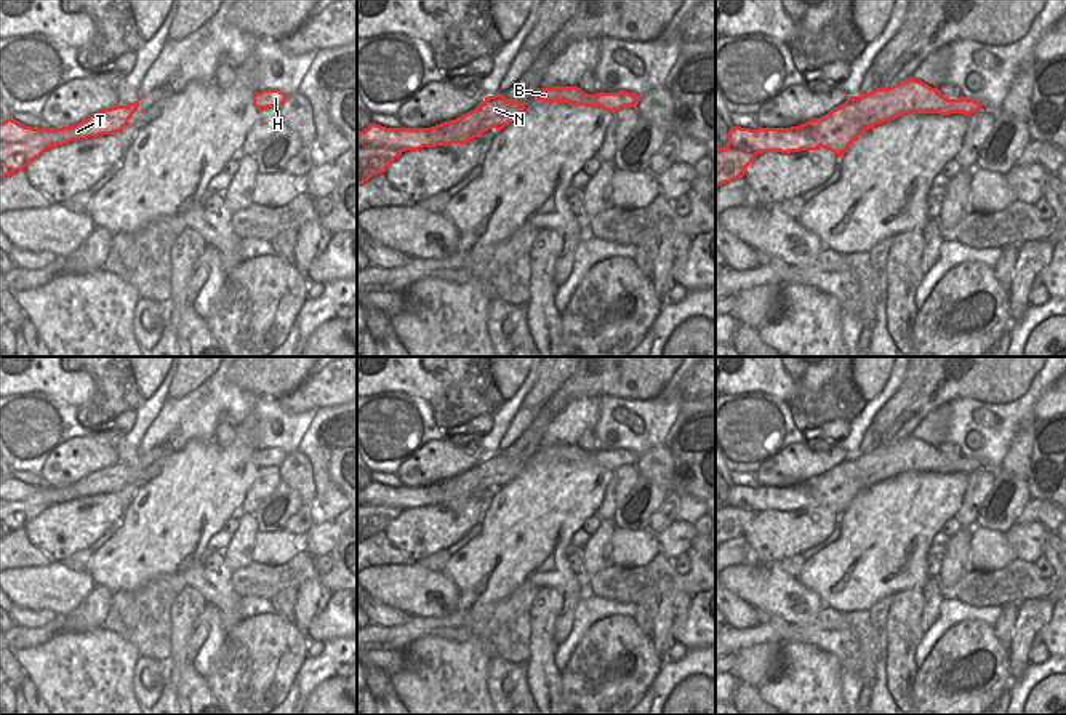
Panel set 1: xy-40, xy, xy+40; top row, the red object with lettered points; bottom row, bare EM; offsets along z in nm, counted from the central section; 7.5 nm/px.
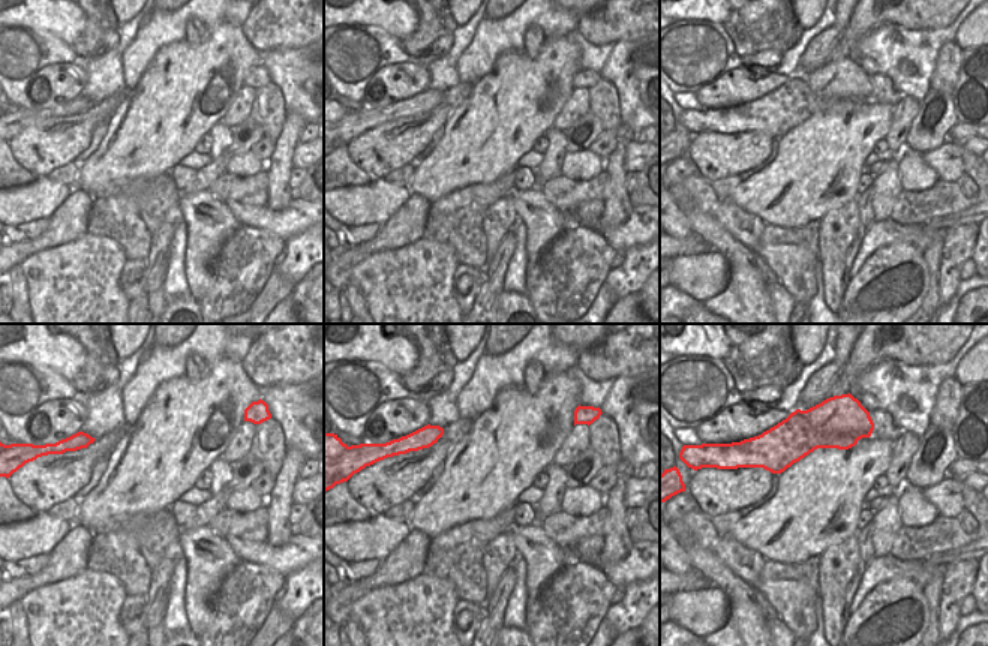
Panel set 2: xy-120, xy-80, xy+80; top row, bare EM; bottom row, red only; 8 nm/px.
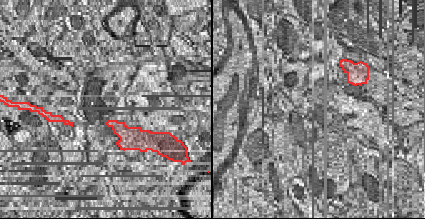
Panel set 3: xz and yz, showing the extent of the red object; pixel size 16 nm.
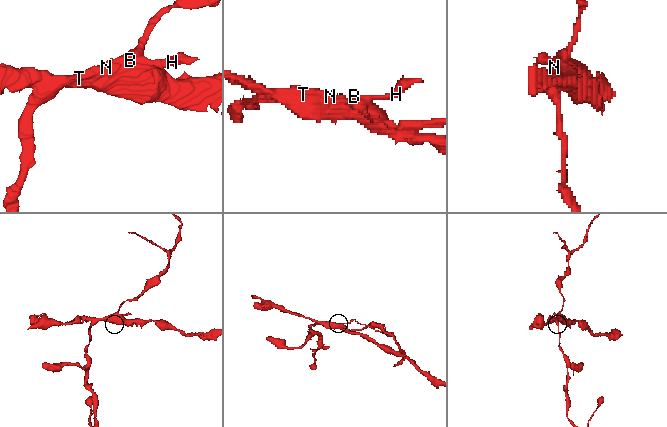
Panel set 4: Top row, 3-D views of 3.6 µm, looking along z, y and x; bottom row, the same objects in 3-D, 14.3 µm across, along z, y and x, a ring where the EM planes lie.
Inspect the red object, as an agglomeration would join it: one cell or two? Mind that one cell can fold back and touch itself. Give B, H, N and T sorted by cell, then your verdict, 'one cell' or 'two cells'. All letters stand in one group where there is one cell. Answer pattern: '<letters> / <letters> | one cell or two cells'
B N T / H | two cells

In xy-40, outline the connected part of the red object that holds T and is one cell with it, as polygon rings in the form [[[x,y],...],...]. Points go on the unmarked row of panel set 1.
[[[141,456],[126,464],[117,462],[115,465],[104,467],[72,485],[43,485],[37,494],[27,497],[24,502],[8,502],[0,505],[0,539],[16,529],[24,529],[30,520],[54,504],[122,489],[138,469],[139,459]]]

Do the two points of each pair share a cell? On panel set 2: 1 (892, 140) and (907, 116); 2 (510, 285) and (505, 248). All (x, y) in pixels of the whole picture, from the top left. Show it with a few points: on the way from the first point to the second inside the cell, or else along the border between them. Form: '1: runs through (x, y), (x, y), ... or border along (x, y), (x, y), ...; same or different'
1: runs through (897, 134), (901, 122); same
2: border along (513, 233), (514, 254), (501, 290); different

